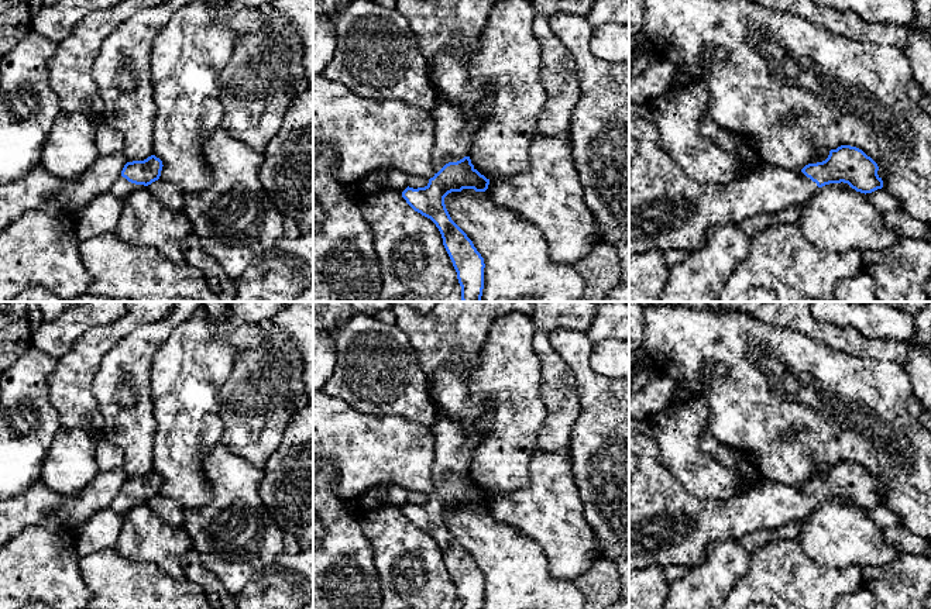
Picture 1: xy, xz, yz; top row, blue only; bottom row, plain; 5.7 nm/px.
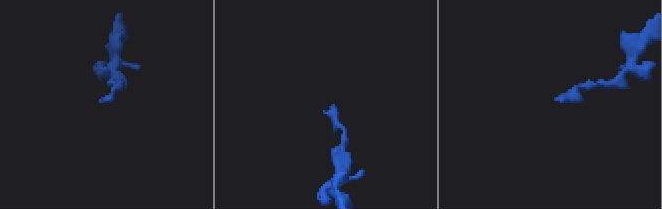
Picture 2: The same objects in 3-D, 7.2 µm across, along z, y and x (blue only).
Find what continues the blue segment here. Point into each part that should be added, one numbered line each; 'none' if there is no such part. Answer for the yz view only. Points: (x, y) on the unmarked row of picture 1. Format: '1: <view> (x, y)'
1: yz (667, 526)

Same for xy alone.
1: xy (122, 503)

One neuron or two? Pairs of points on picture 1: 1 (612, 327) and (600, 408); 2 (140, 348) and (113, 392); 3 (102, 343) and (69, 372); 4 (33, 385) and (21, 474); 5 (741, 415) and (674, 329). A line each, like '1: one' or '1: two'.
1: two
2: one
3: one
4: one
5: one

